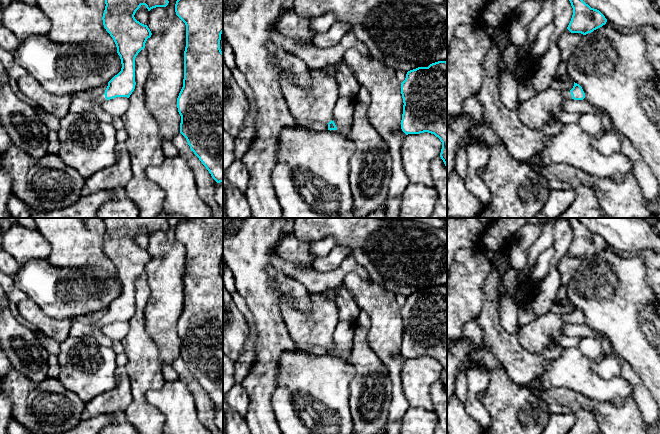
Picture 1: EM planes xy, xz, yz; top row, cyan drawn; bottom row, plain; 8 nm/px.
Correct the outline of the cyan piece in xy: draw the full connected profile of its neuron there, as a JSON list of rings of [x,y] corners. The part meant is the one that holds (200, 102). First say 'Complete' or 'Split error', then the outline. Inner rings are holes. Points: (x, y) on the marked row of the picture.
Complete. [[[177,0],[175,12],[186,25],[184,79],[177,98],[177,108],[181,116],[180,133],[212,178],[220,183],[223,182],[223,52],[220,49],[223,33],[223,0]]]

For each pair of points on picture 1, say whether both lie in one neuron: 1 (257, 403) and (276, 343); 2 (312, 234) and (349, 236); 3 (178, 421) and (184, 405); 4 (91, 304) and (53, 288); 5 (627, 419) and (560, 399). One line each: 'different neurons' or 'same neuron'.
1: same neuron
2: same neuron
3: same neuron
4: same neuron
5: same neuron

